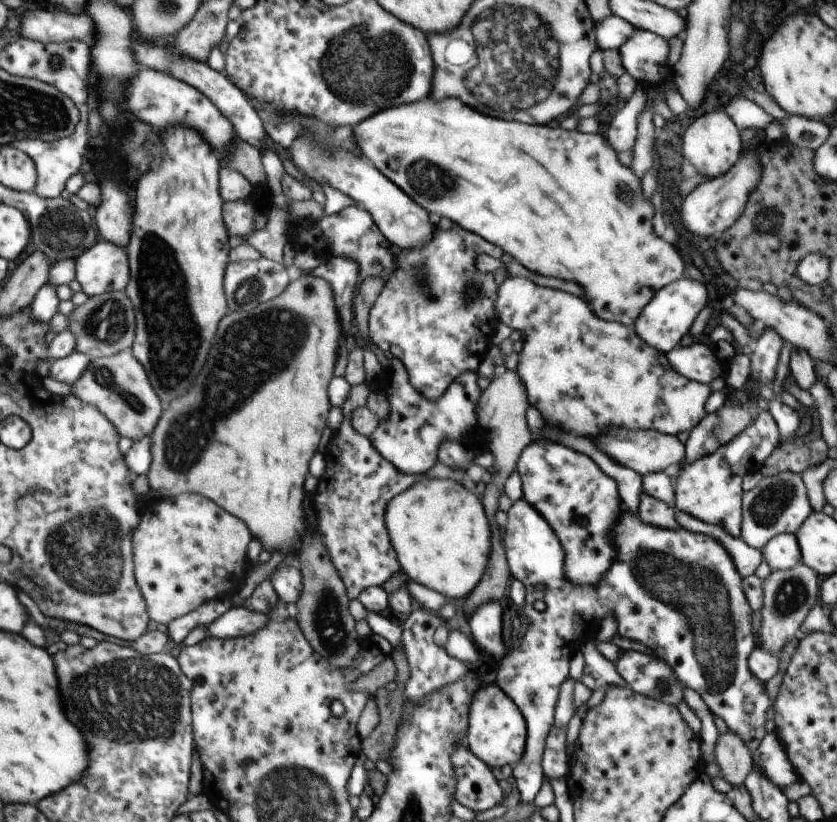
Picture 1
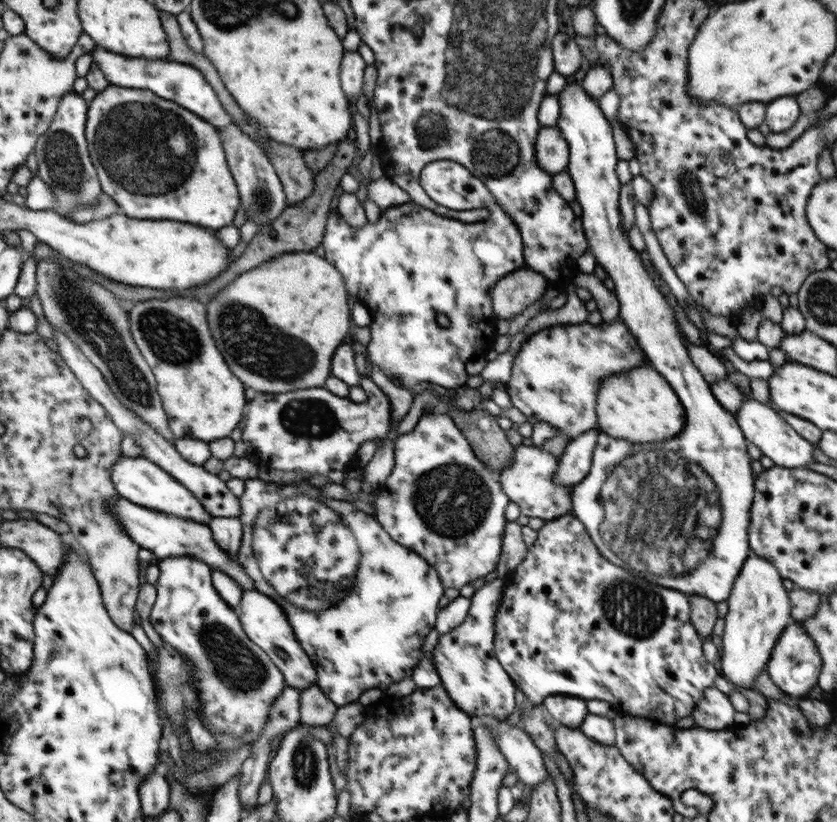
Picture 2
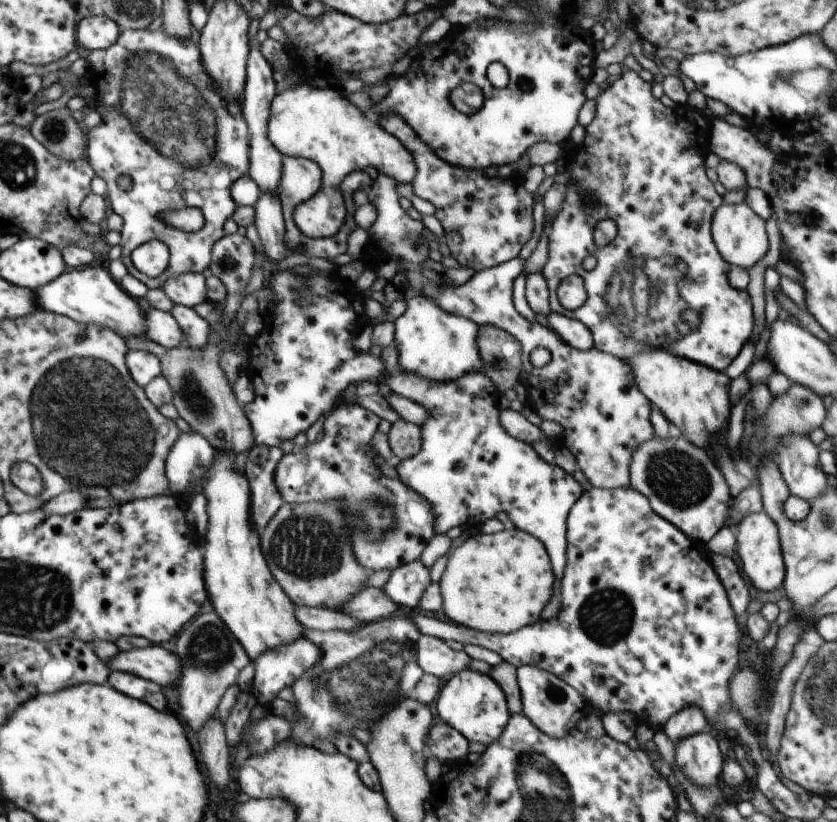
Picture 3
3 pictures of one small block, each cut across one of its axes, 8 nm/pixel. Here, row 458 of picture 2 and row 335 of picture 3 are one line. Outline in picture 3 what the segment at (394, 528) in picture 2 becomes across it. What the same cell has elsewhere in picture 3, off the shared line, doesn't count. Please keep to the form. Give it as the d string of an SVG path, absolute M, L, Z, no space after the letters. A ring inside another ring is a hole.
M412 295L406 299L406 312L394 321L394 346L398 348L399 368L432 382L458 380L464 374L480 372L482 360L476 346L478 325L464 316L448 314L426 296Z

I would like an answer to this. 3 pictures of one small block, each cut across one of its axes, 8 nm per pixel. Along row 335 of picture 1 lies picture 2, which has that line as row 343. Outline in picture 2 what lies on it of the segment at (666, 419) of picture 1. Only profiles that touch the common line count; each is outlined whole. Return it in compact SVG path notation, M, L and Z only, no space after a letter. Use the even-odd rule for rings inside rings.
M620 316L612 324L602 321L597 326L548 326L532 332L520 344L512 363L510 380L506 382L507 392L512 405L524 414L528 423L533 426L540 422L546 423L556 429L557 436L567 437L571 442L597 426L596 390L600 386L598 380L614 372L638 368L640 363L649 363L648 358Z

